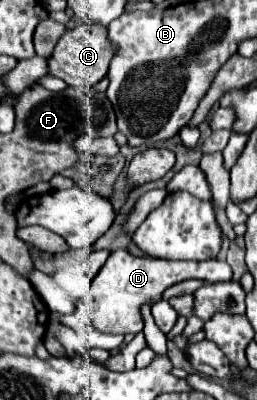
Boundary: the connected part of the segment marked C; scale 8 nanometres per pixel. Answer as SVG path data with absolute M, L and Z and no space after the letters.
M79 24L75 28L69 28L61 40L57 42L53 54L47 58L49 76L65 80L73 88L93 88L101 78L105 78L109 70L109 62L113 58L113 46L107 40L107 28L99 24Z

